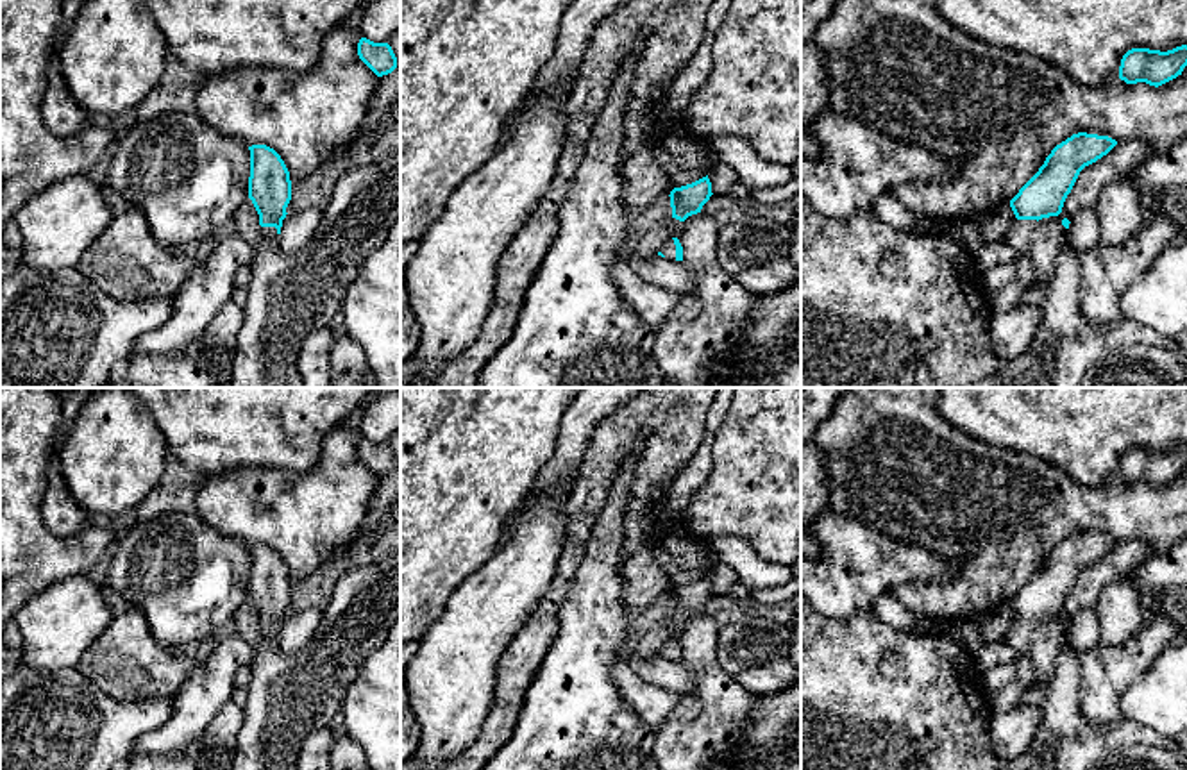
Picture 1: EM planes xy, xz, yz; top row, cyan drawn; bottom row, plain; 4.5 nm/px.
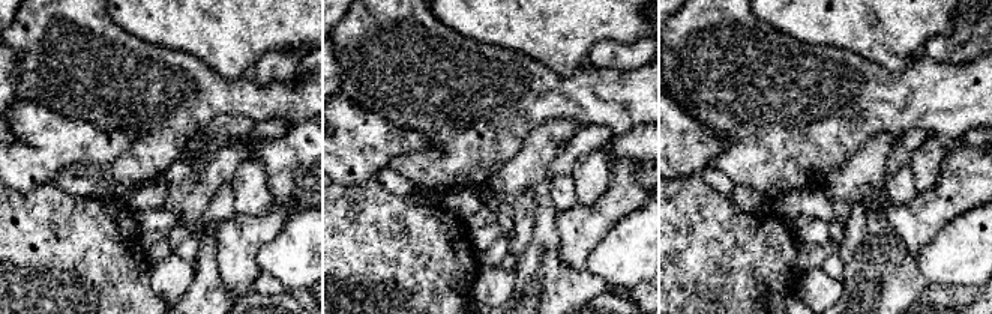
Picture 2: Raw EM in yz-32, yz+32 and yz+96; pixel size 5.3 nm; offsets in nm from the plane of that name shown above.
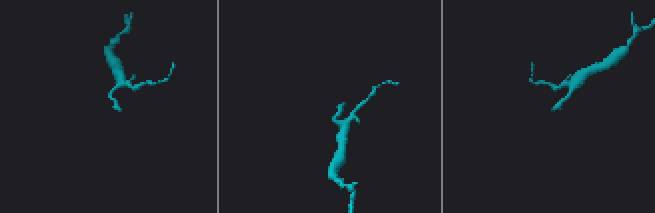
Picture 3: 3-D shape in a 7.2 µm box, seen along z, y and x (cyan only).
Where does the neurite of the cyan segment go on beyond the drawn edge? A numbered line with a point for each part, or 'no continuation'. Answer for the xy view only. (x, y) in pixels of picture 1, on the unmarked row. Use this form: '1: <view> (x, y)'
1: xy (290, 695)

